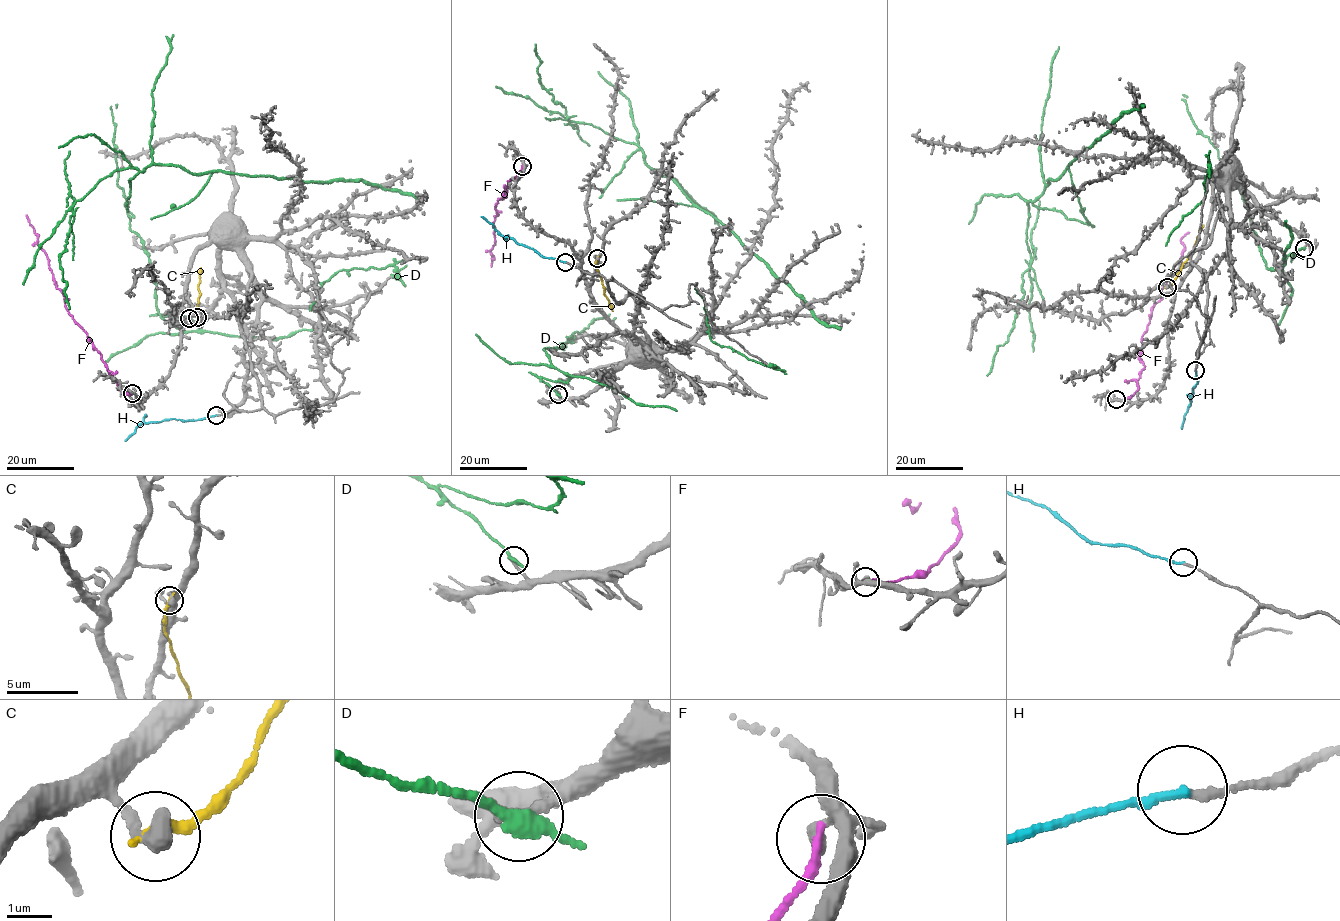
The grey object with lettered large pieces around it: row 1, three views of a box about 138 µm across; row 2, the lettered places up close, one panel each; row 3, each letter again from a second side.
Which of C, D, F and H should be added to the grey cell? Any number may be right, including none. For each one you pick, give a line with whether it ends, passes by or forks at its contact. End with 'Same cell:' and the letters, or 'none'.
H: it ends there
Same cell: H

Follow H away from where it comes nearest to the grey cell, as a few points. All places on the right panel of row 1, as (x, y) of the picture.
H: (1195, 370), (1198, 382), (1193, 387), (1182, 429)

